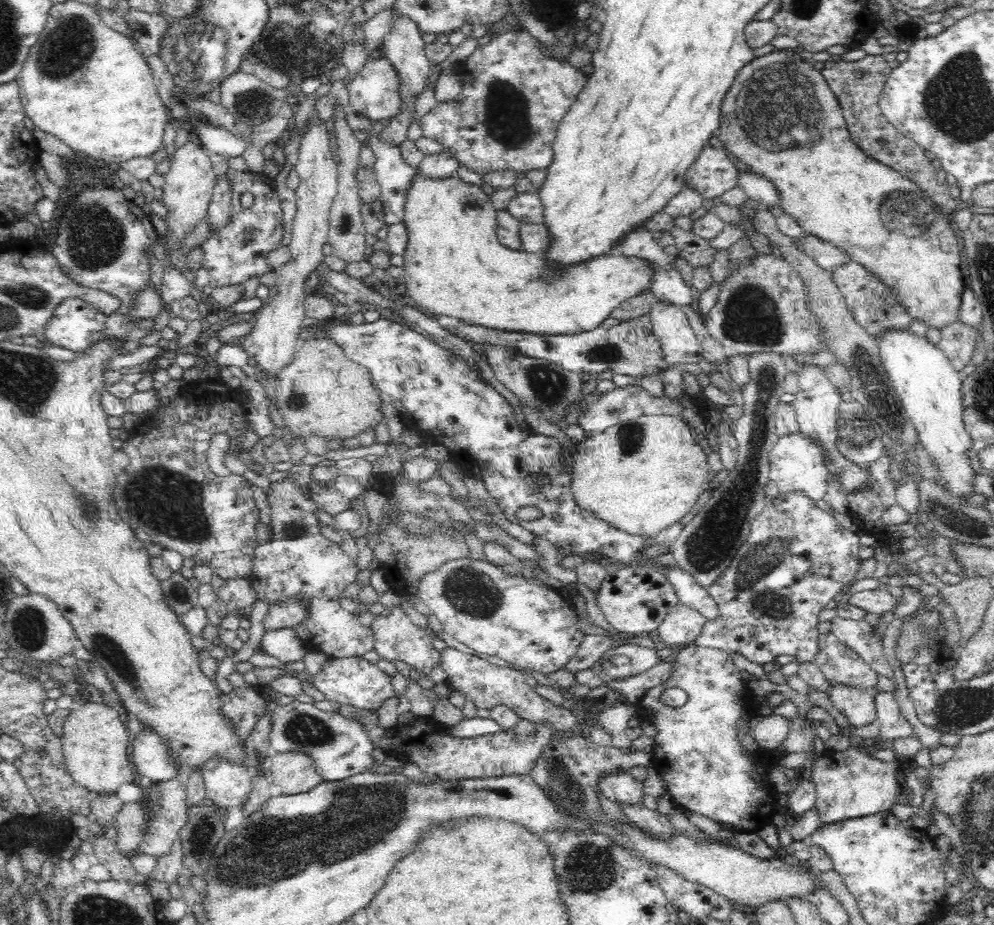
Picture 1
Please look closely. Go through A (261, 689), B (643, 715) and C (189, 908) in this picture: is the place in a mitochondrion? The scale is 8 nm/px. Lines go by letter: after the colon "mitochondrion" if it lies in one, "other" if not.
A: other
B: other
C: other

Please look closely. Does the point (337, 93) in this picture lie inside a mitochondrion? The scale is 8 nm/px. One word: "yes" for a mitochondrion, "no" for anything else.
no

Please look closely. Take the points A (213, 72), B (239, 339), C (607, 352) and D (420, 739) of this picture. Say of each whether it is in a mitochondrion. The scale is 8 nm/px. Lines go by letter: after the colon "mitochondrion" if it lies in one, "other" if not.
A: mitochondrion
B: other
C: mitochondrion
D: other

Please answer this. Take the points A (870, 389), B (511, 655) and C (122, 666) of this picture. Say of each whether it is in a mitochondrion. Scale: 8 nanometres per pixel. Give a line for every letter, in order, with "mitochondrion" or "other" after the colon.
A: mitochondrion
B: other
C: mitochondrion

